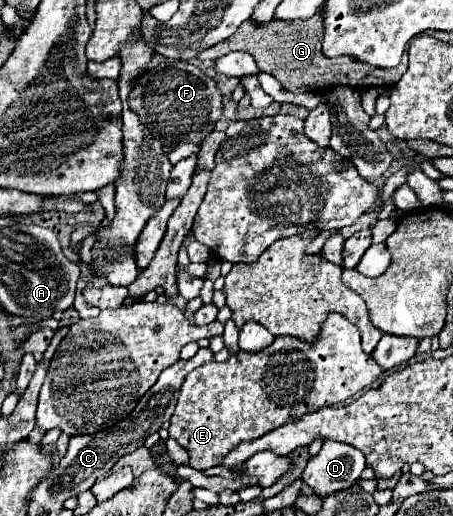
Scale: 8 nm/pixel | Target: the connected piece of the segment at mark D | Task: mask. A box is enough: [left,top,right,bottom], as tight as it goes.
[302,440,364,498]

